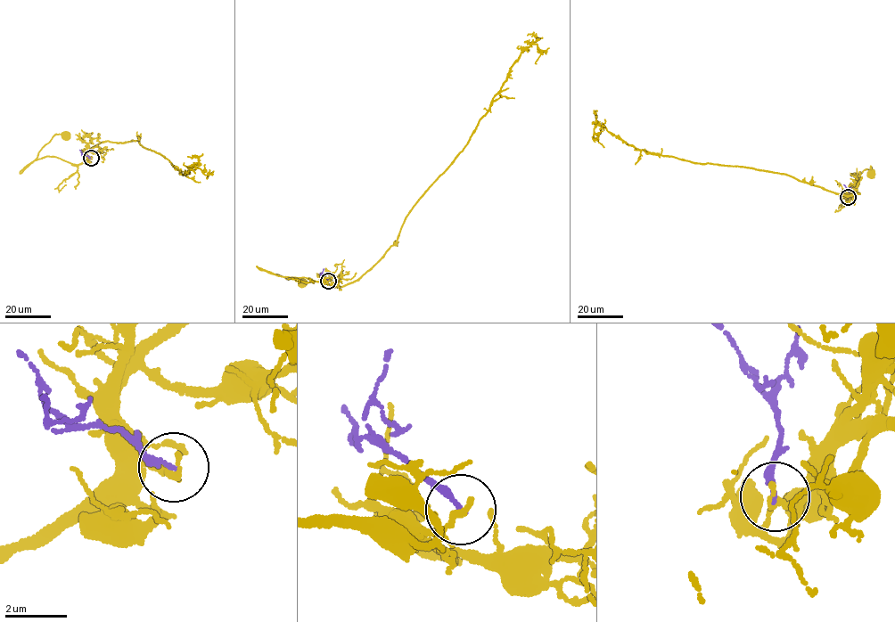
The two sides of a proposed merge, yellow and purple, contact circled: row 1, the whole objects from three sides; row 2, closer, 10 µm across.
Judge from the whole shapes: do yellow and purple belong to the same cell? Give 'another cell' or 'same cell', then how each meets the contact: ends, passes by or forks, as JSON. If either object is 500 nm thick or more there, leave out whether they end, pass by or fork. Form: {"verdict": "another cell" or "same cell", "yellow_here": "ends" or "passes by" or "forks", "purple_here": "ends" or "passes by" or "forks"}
{"verdict": "another cell", "yellow_here": "ends", "purple_here": "ends"}

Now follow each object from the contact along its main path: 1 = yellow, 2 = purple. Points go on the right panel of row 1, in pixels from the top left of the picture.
1: (848, 197), (851, 197), (851, 189), (863, 170), (871, 169), (870, 167), (871, 173)
2: (848, 197), (843, 184)

